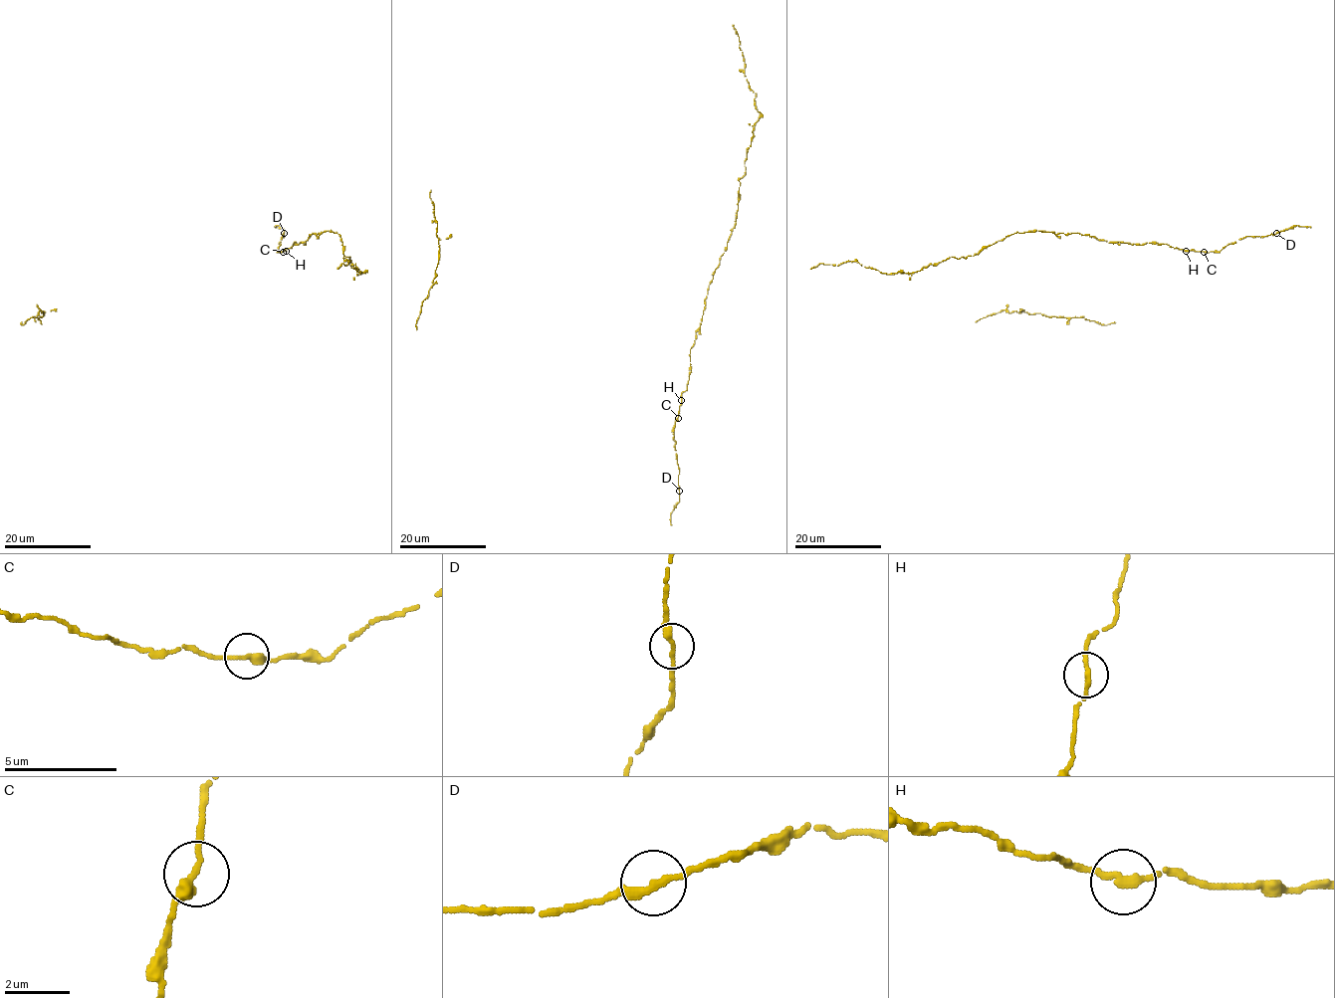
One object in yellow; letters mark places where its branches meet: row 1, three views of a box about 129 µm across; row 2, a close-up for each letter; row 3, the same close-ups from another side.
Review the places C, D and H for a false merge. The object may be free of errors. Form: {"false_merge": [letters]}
{"false_merge": []}

